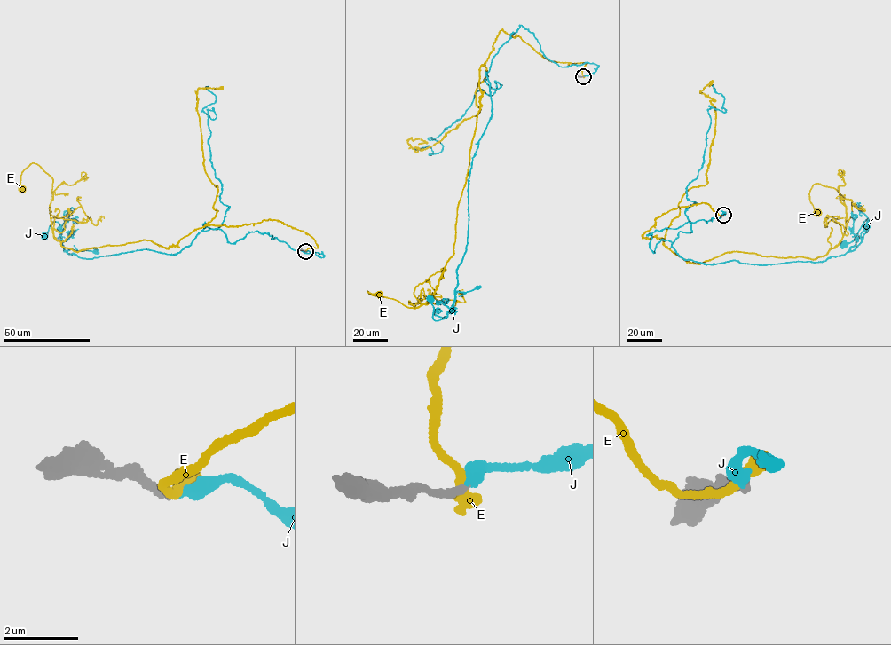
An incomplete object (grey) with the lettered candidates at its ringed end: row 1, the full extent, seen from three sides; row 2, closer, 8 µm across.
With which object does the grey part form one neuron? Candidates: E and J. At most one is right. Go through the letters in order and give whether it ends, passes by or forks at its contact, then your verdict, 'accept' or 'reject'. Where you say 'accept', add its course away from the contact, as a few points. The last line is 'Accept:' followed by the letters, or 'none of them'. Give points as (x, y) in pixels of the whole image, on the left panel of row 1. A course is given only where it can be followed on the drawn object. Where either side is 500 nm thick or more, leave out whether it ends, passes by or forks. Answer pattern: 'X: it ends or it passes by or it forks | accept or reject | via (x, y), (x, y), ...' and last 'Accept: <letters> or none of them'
E: it ends | reject
J: it ends | accept | via (305, 251), (217, 228), (172, 255), (82, 259), (58, 223), (44, 236)
Accept: J

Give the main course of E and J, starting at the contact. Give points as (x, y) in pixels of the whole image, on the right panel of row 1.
E: (723, 215), (683, 206), (642, 235), (693, 263), (816, 259), (842, 238), (842, 196), (813, 184), (816, 213)
J: (723, 215), (656, 230), (650, 249), (662, 239), (708, 264), (822, 262), (855, 247), (867, 219), (842, 245)

